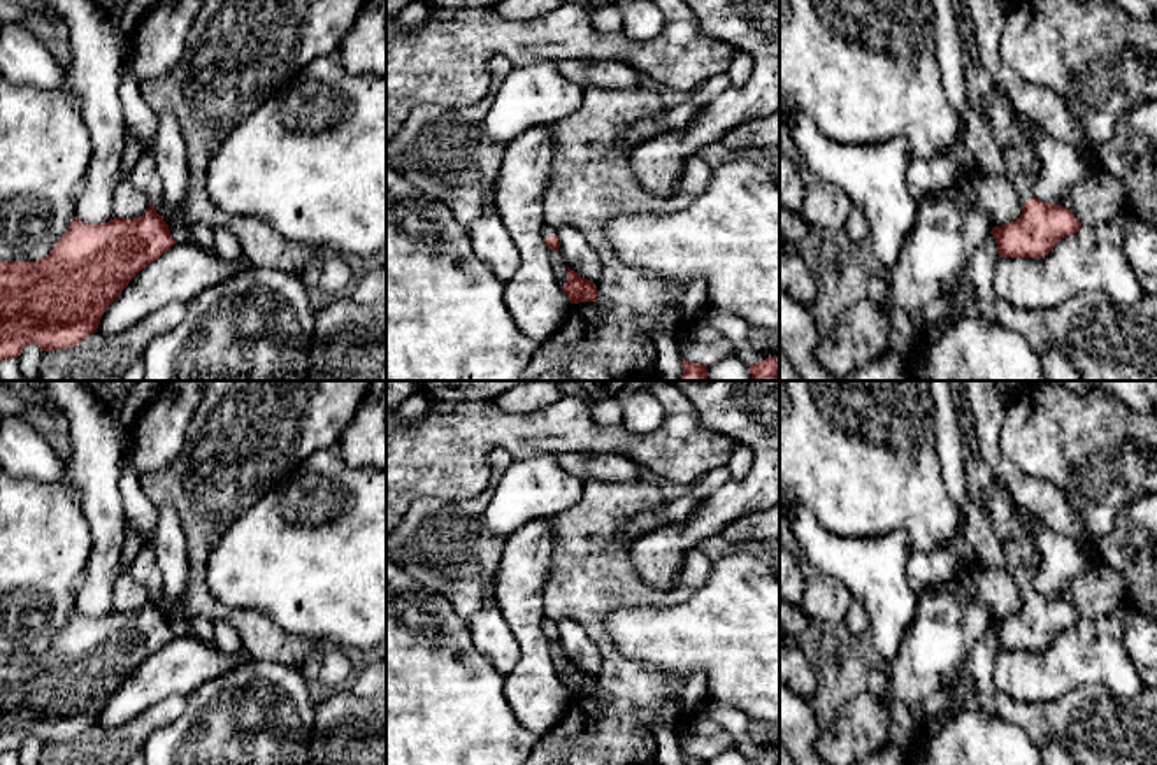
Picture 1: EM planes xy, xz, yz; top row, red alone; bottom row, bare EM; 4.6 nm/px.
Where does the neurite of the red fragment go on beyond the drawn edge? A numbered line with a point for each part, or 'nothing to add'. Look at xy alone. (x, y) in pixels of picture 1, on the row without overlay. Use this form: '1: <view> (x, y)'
1: xy (143, 569)

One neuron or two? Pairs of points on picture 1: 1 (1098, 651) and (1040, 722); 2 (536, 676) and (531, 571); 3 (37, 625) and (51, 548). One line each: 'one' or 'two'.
1: two
2: one
3: one

